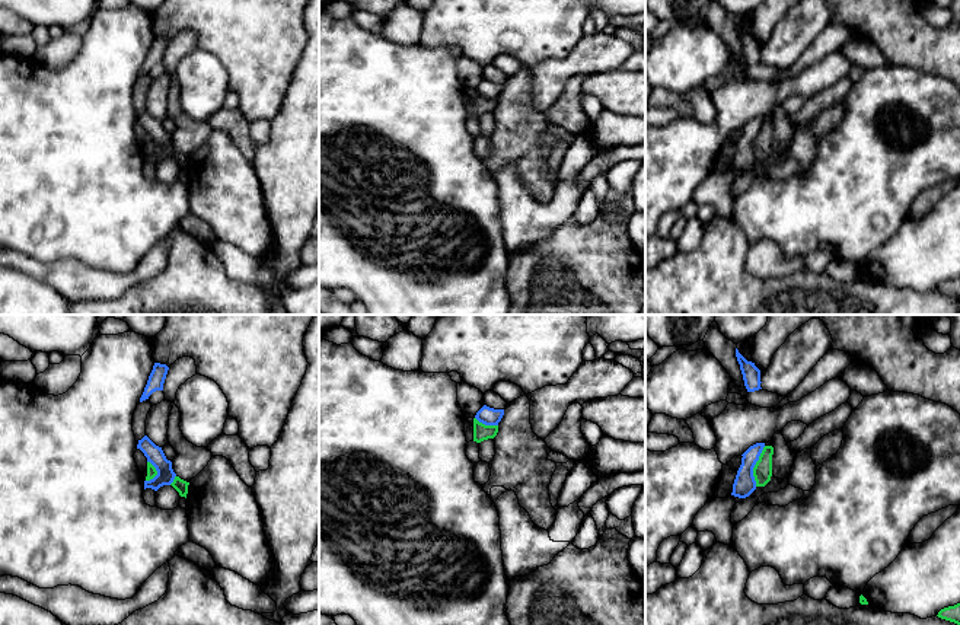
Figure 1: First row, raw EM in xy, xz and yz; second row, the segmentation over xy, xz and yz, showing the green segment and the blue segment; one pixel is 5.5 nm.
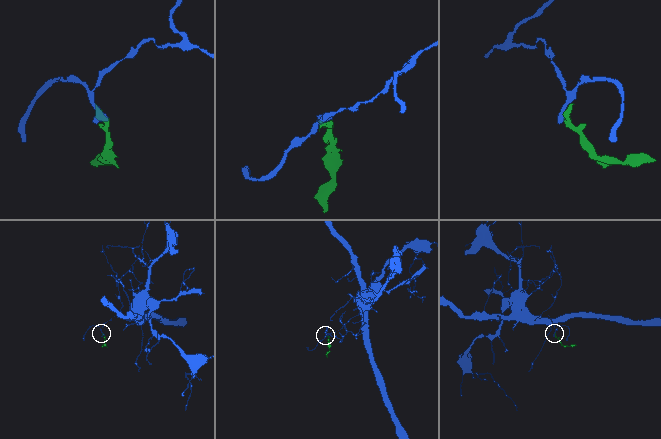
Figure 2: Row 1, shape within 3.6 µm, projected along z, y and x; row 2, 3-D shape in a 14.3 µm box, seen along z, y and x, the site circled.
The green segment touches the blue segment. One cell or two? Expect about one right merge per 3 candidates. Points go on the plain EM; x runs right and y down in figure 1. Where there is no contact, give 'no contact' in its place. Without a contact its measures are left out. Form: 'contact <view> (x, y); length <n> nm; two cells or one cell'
contact yz (755, 140); length 240 nm; two cells

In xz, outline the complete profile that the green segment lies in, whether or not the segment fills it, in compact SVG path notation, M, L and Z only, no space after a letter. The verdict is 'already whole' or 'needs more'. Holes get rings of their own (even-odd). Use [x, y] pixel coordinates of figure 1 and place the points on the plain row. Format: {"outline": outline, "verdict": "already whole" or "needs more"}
{"outline": "M466 92L465 95L465 109L466 115L481 117L488 112L494 112L498 106L498 99L485 99L476 92Z", "verdict": "needs more"}

